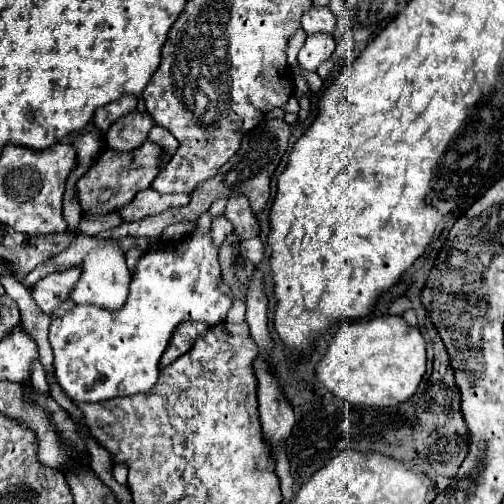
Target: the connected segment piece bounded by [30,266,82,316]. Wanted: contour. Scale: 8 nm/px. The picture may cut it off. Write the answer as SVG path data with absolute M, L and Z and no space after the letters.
M74 266L70 270L62 270L62 272L54 272L44 276L42 280L38 280L32 288L30 288L30 296L36 302L38 310L52 316L54 310L70 298L70 292L74 288L74 284L80 278L80 268Z

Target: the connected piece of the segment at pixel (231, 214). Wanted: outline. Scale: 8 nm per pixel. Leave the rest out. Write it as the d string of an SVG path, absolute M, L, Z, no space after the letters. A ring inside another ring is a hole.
M230 196L228 202L226 202L224 216L232 222L234 232L238 234L240 240L254 238L258 234L256 216L254 216L254 212L248 206L248 200L244 196Z

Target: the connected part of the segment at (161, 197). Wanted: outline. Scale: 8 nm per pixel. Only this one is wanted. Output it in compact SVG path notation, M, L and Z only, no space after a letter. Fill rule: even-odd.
M146 188L146 190L140 190L136 194L136 198L128 206L118 208L116 214L124 222L134 222L134 220L142 220L146 216L160 214L160 212L170 210L170 208L184 206L188 202L190 202L188 194L160 194L160 192L152 190L152 188Z

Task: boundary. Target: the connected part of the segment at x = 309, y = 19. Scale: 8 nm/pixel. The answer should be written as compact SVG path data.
M324 6L324 8L310 8L306 16L302 16L302 28L306 34L330 34L334 36L336 32L336 18L334 14Z

